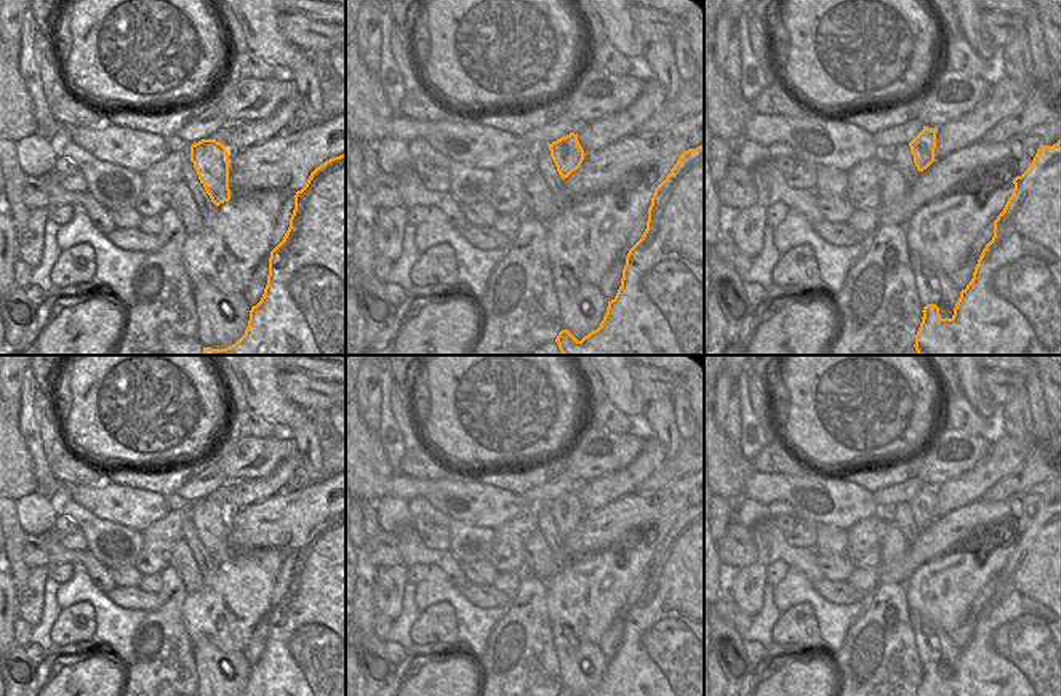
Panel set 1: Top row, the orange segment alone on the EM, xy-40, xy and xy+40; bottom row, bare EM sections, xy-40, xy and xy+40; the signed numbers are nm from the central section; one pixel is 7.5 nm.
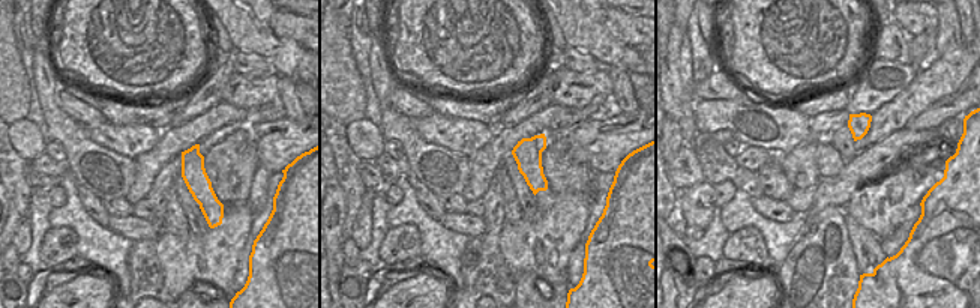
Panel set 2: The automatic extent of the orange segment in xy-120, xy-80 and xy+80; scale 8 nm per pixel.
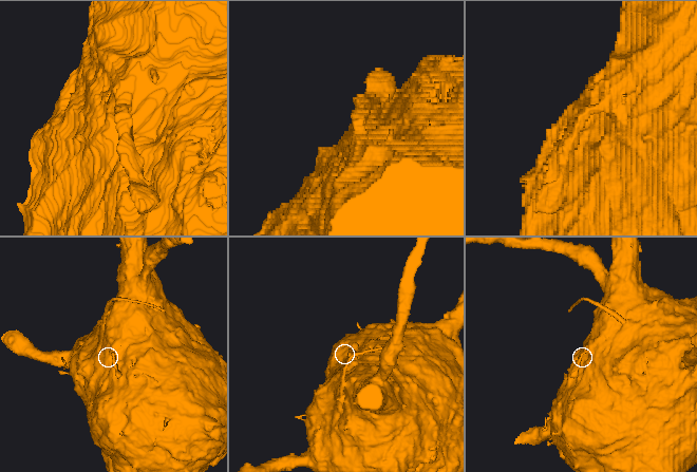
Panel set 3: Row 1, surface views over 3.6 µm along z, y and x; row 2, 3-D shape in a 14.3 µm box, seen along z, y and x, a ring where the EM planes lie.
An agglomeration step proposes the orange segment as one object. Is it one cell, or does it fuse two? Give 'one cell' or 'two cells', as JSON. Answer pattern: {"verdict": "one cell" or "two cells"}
{"verdict": "two cells"}

